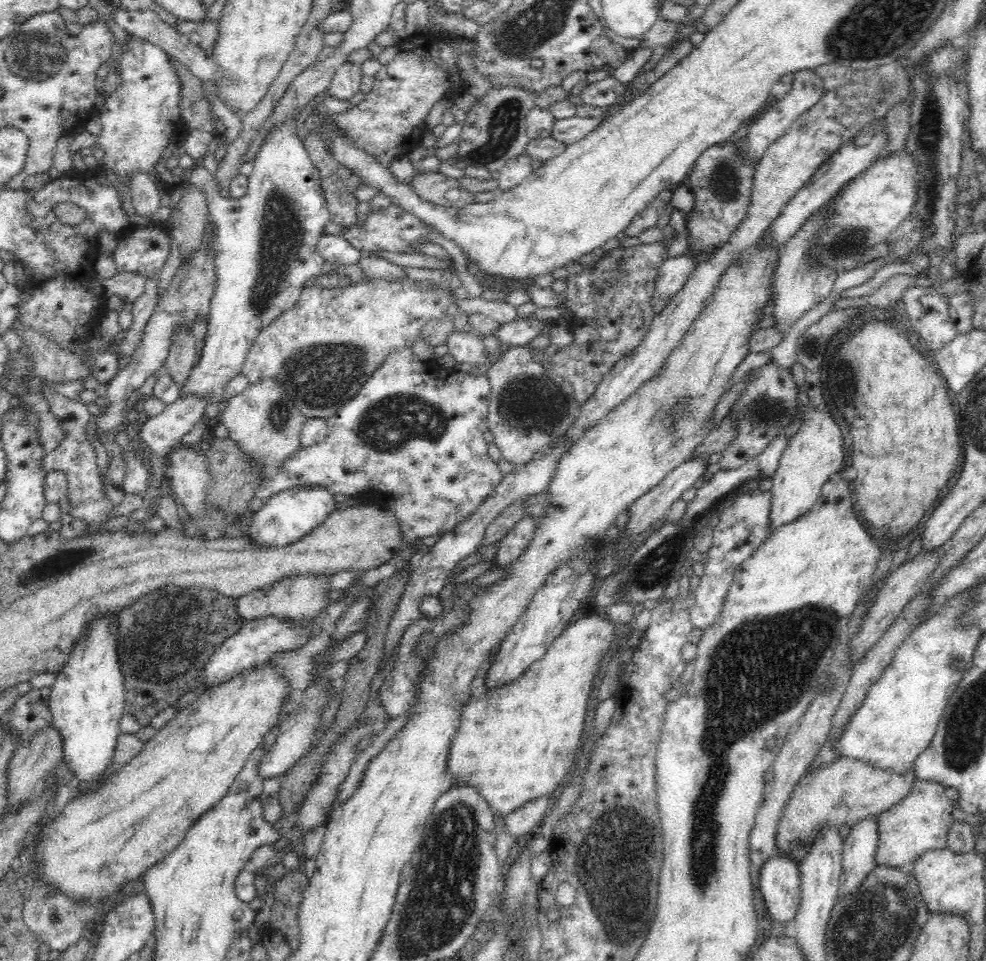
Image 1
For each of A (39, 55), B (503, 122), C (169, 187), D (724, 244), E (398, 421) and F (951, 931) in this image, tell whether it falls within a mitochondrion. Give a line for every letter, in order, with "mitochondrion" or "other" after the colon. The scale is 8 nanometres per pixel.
A: mitochondrion
B: mitochondrion
C: other
D: other
E: mitochondrion
F: other

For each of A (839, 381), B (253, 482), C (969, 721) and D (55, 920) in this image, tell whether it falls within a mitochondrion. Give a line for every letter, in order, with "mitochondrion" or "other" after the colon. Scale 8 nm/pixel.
A: mitochondrion
B: other
C: mitochondrion
D: mitochondrion

